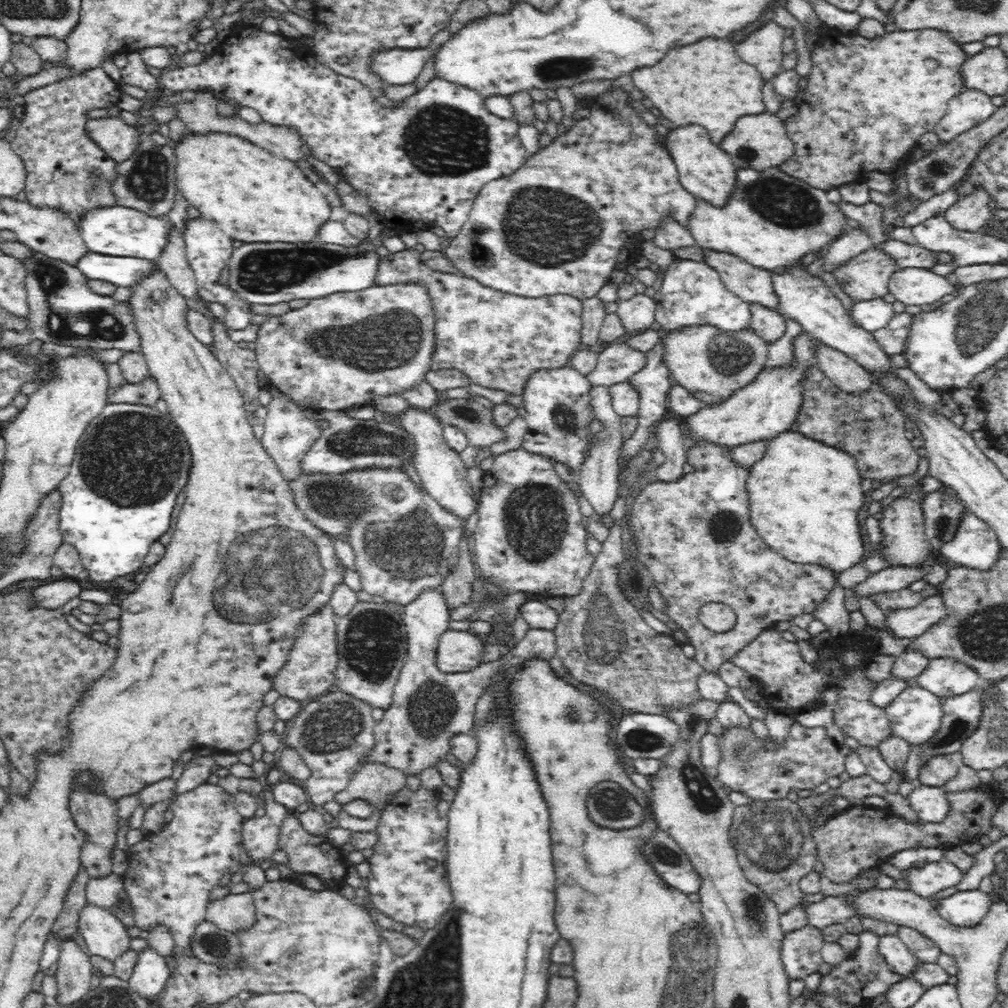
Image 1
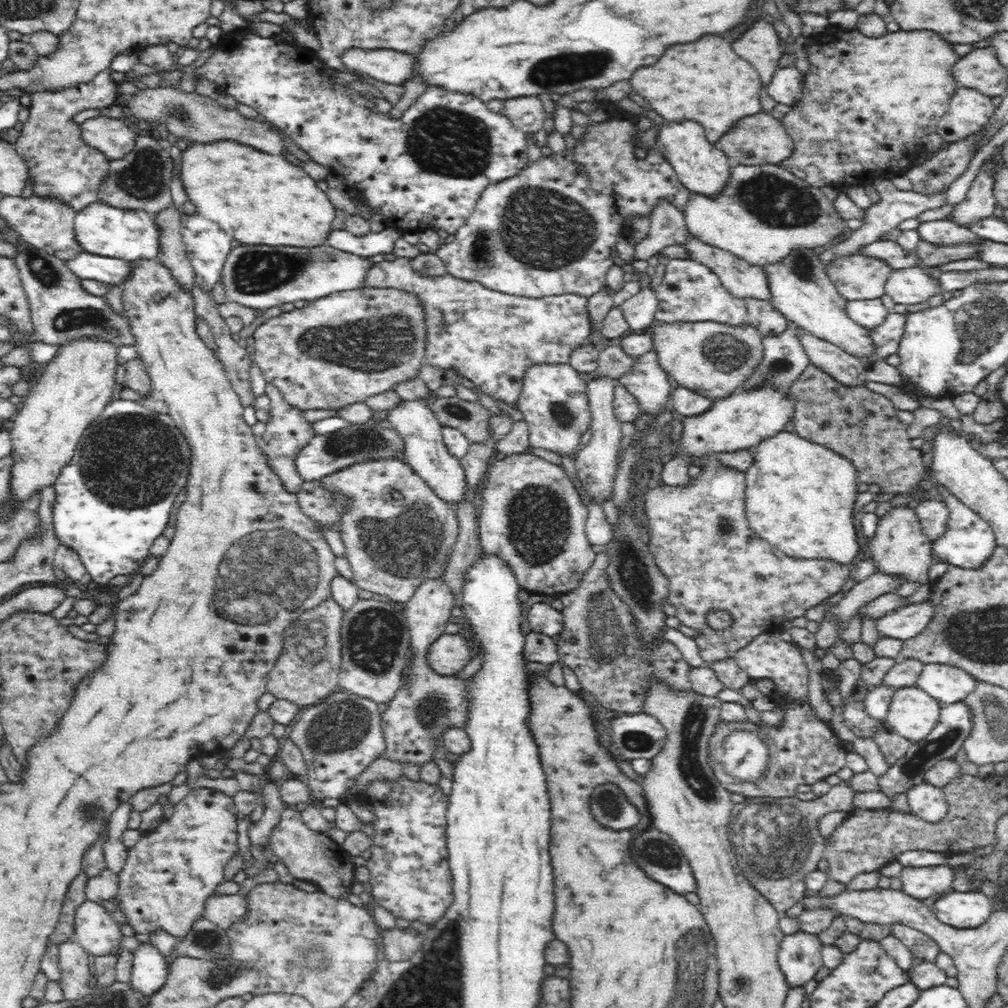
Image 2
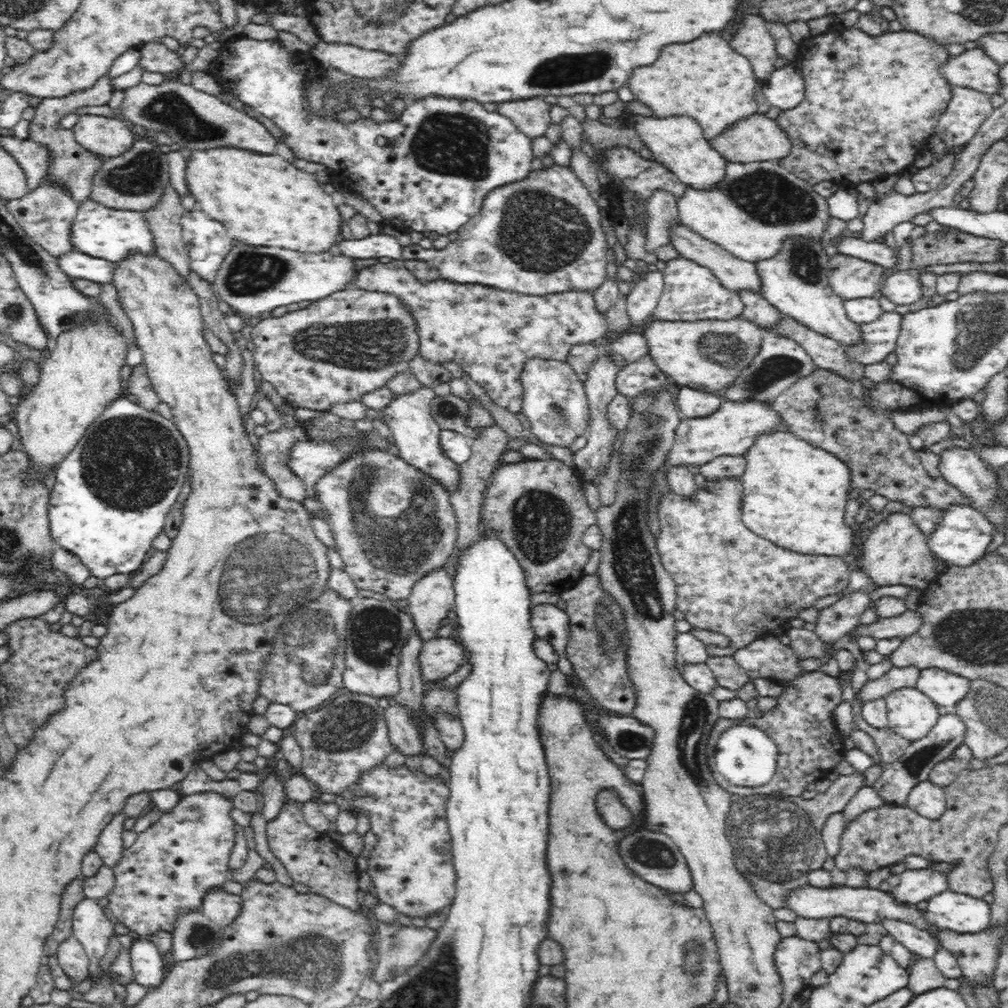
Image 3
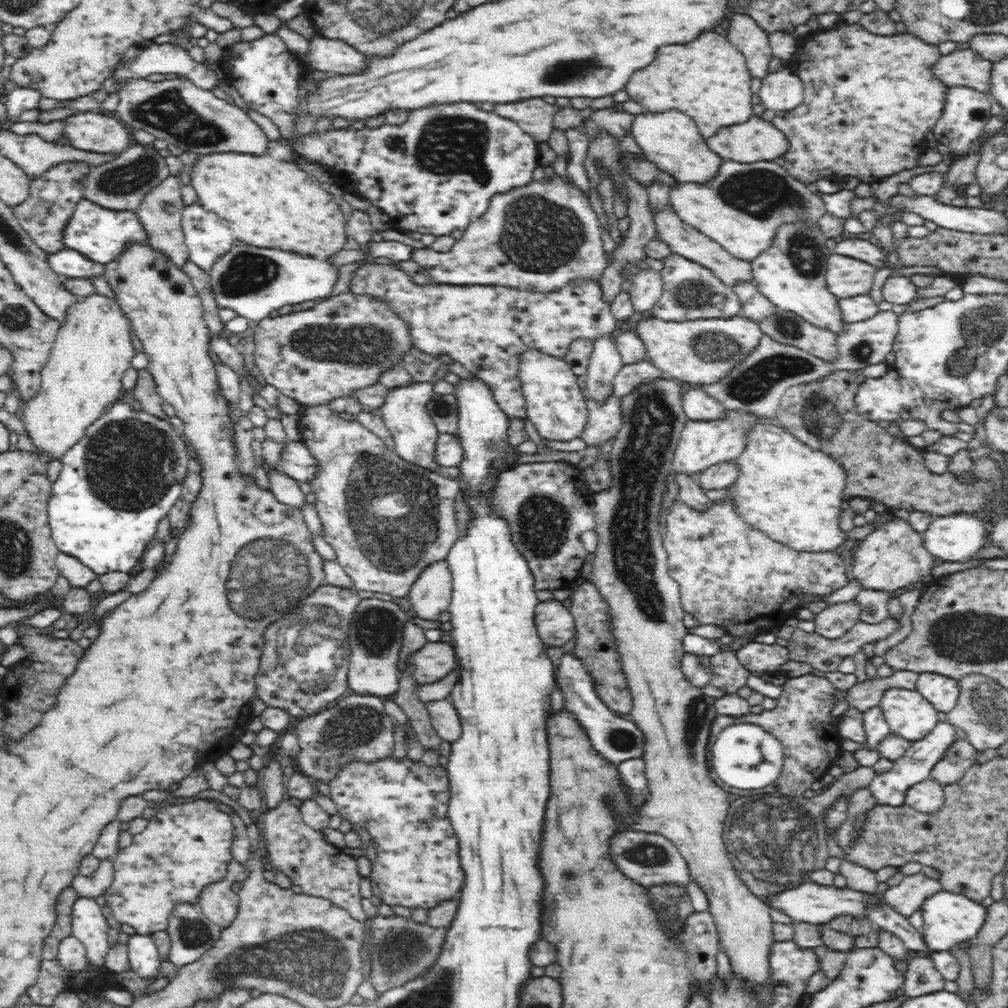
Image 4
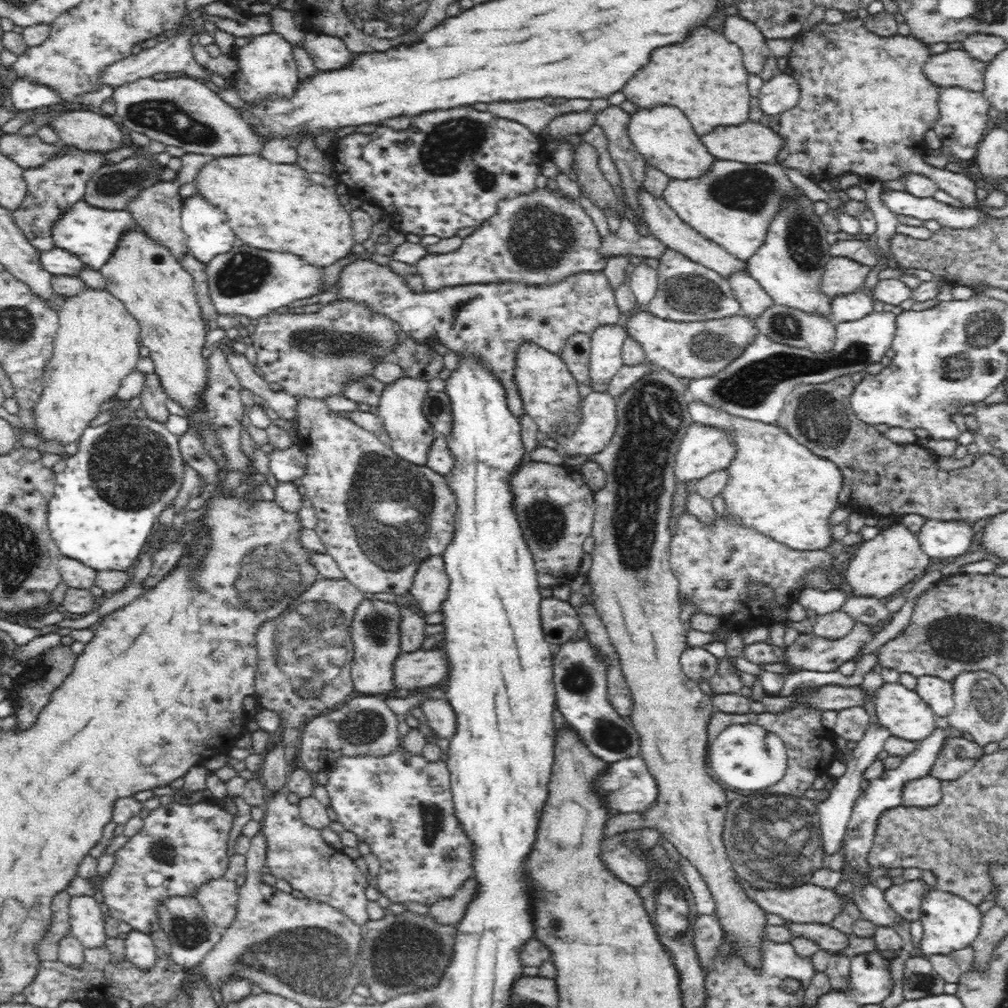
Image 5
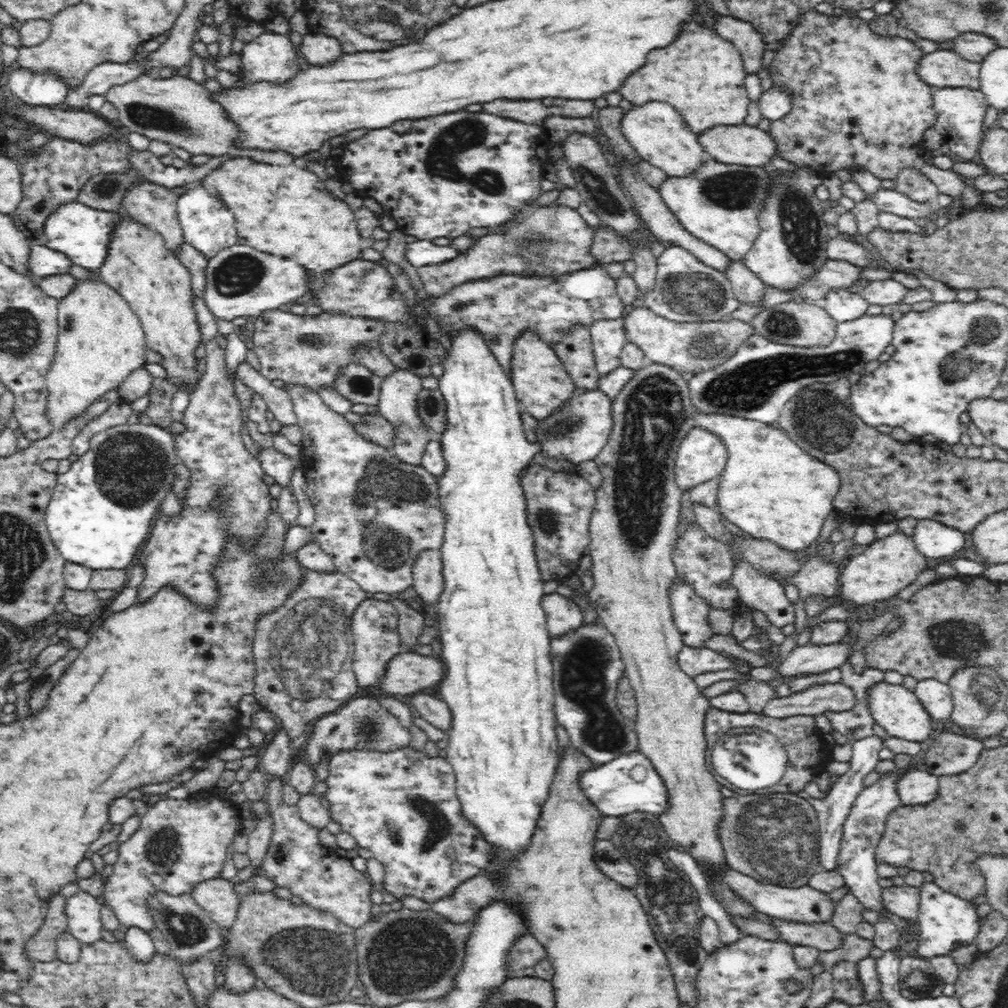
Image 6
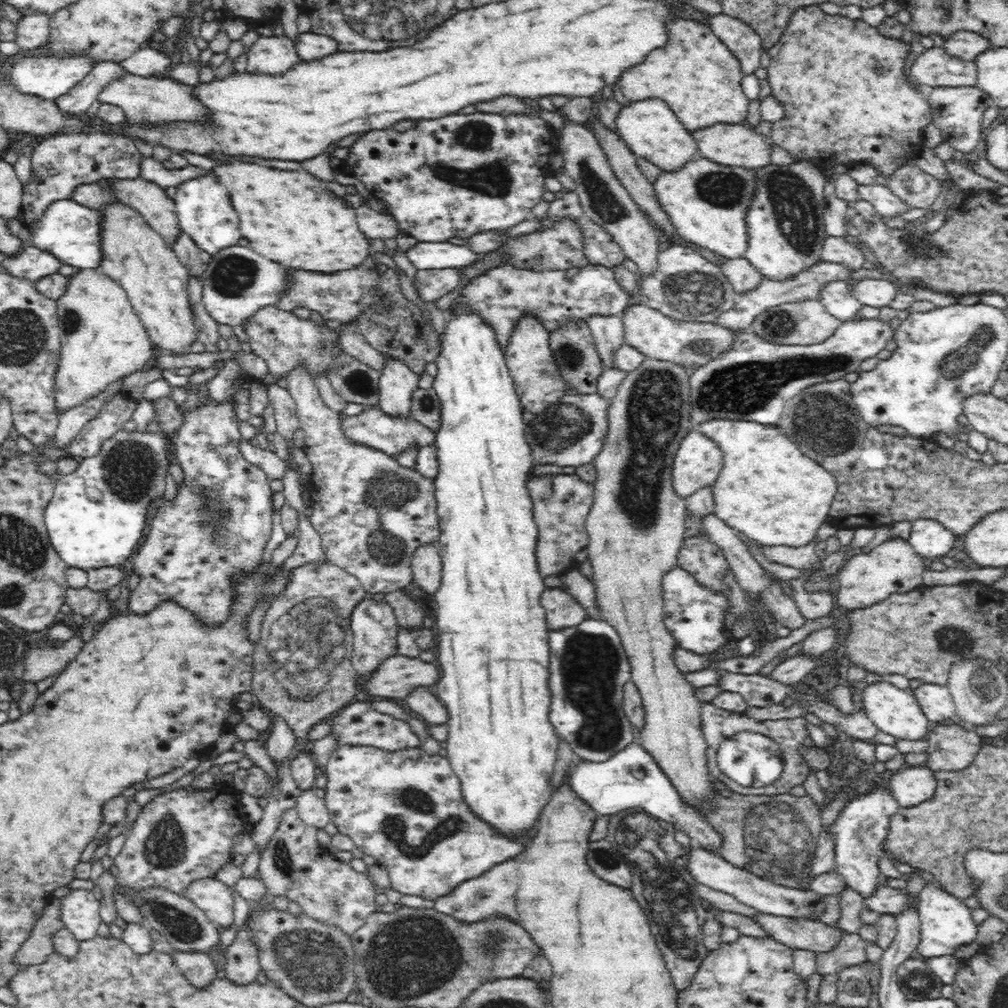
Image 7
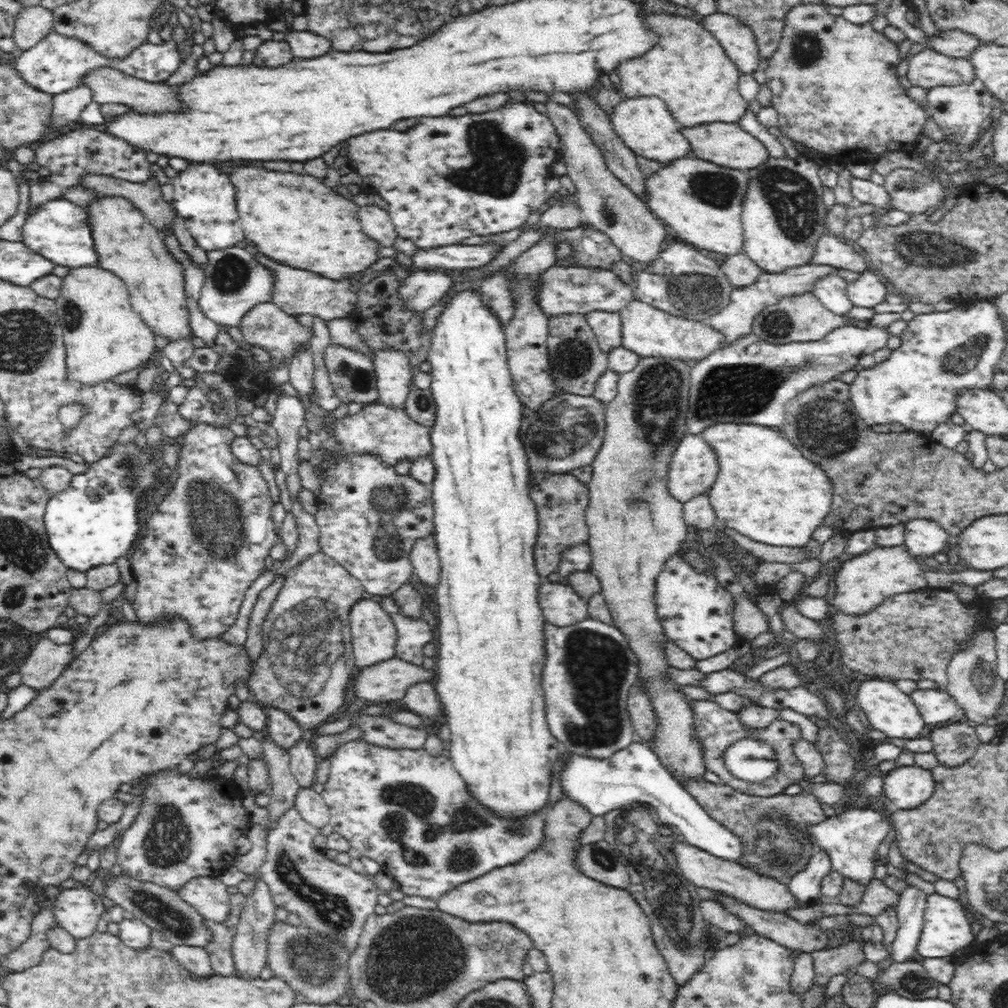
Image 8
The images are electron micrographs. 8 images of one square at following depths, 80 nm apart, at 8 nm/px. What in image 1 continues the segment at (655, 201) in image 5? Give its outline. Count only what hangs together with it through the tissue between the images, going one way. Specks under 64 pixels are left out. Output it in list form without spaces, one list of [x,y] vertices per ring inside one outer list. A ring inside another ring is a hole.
[[[707,251],[705,264],[720,274],[726,288],[744,302],[760,304],[779,312],[770,271],[750,265],[732,254]]]

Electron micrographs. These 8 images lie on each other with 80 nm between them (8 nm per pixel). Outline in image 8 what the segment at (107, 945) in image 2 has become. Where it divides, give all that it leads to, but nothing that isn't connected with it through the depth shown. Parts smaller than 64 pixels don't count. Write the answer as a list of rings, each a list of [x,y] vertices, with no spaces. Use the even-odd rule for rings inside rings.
[[[89,888],[60,889],[52,909],[55,921],[76,939],[96,932],[98,920],[105,917],[102,898]]]

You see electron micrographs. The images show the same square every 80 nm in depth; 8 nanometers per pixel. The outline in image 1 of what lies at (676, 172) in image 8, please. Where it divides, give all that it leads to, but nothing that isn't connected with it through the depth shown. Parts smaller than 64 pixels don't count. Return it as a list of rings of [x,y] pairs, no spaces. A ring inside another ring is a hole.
[[[744,167],[743,169],[737,169],[738,182],[736,182],[736,190],[732,194],[732,198],[726,202],[726,206],[716,206],[712,203],[704,201],[704,199],[698,199],[697,205],[693,210],[689,218],[689,231],[694,237],[695,244],[708,252],[714,250],[720,253],[732,254],[738,256],[741,260],[748,262],[750,265],[756,266],[761,269],[766,270],[776,270],[778,267],[782,266],[792,266],[796,260],[800,260],[806,256],[806,254],[811,253],[823,253],[826,247],[834,241],[836,238],[840,237],[845,233],[844,228],[846,227],[846,215],[840,210],[839,205],[836,205],[828,201],[827,192],[820,191],[819,189],[814,189],[804,182],[800,182],[796,178],[786,175],[779,167],[770,167],[766,171],[756,171],[750,169],[750,167]]]

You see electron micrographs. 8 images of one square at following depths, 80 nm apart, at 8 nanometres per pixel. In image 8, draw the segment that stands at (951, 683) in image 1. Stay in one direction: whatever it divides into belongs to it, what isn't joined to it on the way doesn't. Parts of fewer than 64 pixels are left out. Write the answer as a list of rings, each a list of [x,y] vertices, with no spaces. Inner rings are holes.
[[[946,688],[915,689],[909,694],[925,724],[940,724],[958,714],[958,705]]]

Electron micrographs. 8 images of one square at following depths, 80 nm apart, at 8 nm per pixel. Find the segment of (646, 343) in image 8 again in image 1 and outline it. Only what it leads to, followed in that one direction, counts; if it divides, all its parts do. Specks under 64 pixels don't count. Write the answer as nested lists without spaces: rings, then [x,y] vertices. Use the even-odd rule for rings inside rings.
[[[698,325],[671,330],[667,333],[661,333],[661,329],[659,330],[664,349],[663,362],[672,372],[672,378],[676,380],[678,385],[690,392],[694,398],[701,400],[705,406],[726,402],[738,389],[749,385],[765,368],[767,342],[760,335],[754,333],[752,328],[728,332],[715,326]]]

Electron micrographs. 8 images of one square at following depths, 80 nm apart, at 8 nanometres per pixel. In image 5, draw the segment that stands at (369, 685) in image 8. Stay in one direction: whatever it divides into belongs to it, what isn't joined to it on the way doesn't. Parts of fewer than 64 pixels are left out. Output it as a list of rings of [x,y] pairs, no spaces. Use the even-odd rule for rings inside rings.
[[[437,644],[430,650],[401,654],[394,664],[394,682],[400,688],[428,688],[448,676],[447,655]]]

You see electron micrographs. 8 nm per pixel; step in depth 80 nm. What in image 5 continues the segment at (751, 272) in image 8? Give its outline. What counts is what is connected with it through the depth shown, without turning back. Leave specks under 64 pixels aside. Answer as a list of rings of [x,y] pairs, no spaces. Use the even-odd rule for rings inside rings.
[[[735,272],[730,278],[731,289],[741,306],[741,314],[749,318],[756,318],[768,310],[774,301],[762,289],[760,283],[752,278],[748,272]]]

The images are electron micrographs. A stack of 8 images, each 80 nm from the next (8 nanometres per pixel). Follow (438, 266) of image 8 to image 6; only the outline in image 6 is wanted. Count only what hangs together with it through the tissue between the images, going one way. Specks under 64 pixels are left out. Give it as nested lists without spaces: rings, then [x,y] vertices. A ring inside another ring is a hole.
[[[418,239],[412,243],[406,243],[405,258],[413,267],[422,267],[432,264],[444,263],[459,254],[458,250],[450,248],[450,246],[437,246],[432,241]]]

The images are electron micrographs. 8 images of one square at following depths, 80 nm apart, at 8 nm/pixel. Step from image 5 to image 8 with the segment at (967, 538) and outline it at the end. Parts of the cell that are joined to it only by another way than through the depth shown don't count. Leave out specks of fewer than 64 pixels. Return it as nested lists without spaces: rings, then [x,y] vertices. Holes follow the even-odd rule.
[[[920,518],[905,523],[904,545],[914,557],[923,559],[944,552],[950,534],[936,521]]]

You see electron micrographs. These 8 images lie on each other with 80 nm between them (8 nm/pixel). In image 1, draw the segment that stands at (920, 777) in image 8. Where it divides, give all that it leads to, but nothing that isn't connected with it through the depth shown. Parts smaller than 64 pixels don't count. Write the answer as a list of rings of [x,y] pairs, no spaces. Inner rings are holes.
[[[920,784],[909,794],[909,804],[921,821],[942,822],[950,810],[949,799],[942,787]]]

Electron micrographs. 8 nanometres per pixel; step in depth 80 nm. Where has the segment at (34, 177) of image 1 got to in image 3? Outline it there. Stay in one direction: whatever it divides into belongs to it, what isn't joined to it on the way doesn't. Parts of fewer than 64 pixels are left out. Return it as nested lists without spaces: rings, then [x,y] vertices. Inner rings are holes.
[[[104,74],[97,82],[94,82],[94,86],[85,90],[78,90],[78,93],[68,94],[68,96],[62,98],[41,98],[34,108],[35,116],[30,121],[26,140],[44,146],[51,157],[42,183],[54,183],[54,186],[62,187],[62,190],[65,190],[78,206],[84,201],[92,200],[94,176],[102,168],[103,158],[80,147],[76,143],[74,133],[66,128],[61,128],[60,122],[62,118],[68,114],[74,114],[81,107],[109,104],[115,90],[112,87],[111,79],[108,74]]]

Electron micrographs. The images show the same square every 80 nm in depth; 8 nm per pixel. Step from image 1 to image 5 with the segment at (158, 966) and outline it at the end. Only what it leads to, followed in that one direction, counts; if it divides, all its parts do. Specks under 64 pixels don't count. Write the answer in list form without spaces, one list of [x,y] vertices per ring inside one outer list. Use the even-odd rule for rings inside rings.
[[[133,930],[125,939],[125,956],[138,969],[149,971],[161,954],[156,950],[149,934]]]

